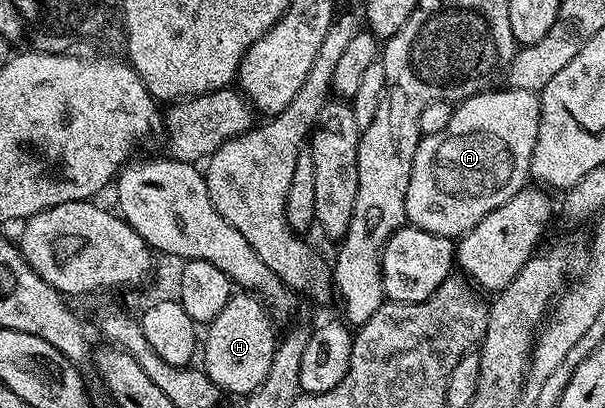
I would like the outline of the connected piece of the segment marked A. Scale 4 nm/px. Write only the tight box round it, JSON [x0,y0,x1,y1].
[405,86,541,238]

